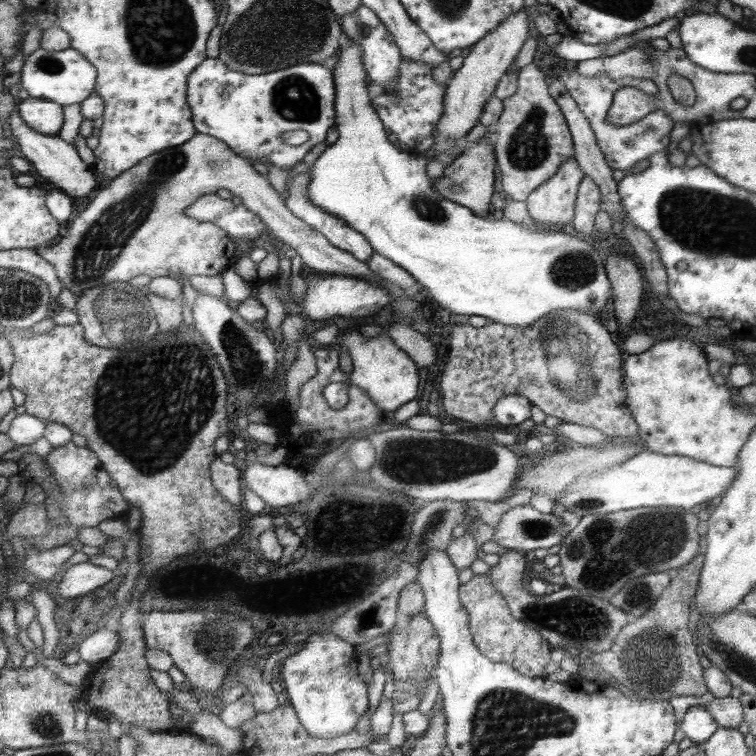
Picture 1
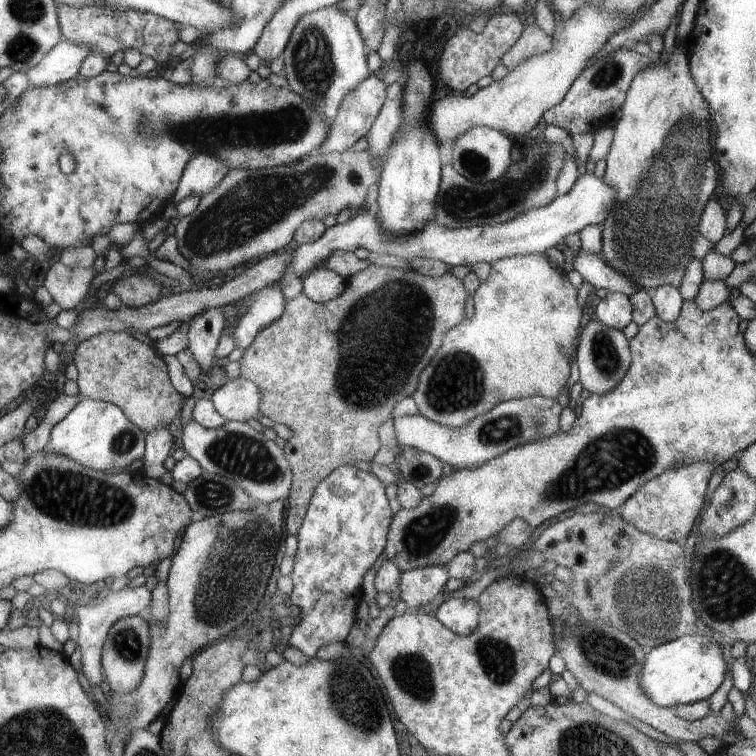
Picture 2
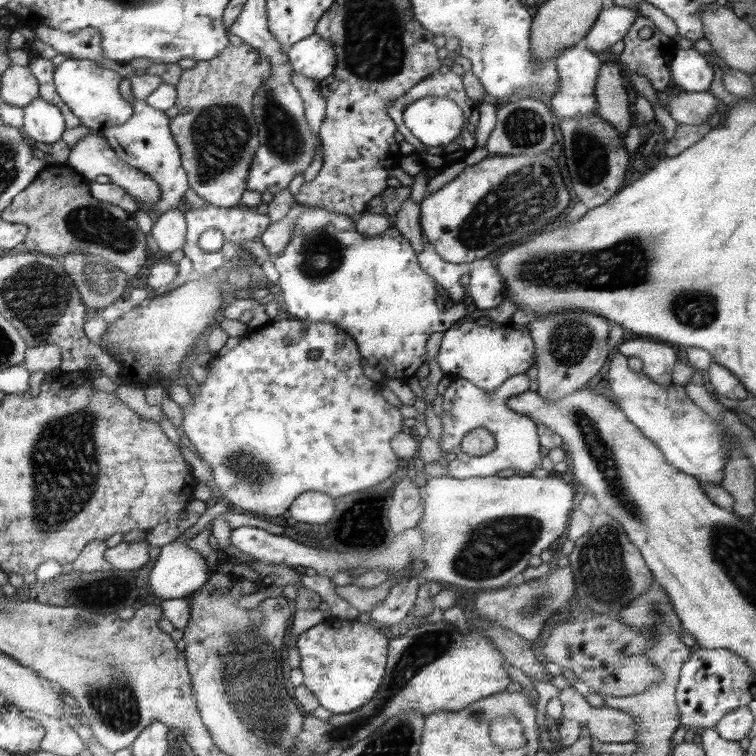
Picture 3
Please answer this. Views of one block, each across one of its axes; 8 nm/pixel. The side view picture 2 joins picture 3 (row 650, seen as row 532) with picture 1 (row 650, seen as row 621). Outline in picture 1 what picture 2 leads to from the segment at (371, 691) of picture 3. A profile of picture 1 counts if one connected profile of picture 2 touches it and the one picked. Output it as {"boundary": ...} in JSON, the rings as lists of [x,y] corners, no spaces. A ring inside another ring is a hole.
{"boundary":[[[314,632],[296,649],[289,651],[285,660],[282,661],[282,668],[277,673],[279,674],[283,692],[287,694],[290,705],[294,708],[294,712],[297,714],[298,721],[301,722],[303,729],[310,733],[311,736],[330,739],[336,736],[346,735],[353,730],[353,726],[357,724],[357,720],[365,712],[365,708],[367,708],[367,686],[365,686],[365,682],[357,674],[357,658],[355,658],[355,652],[356,650],[353,650],[350,642],[347,643],[341,637],[335,636],[335,634],[323,634],[323,636],[319,636],[318,633]]]}

